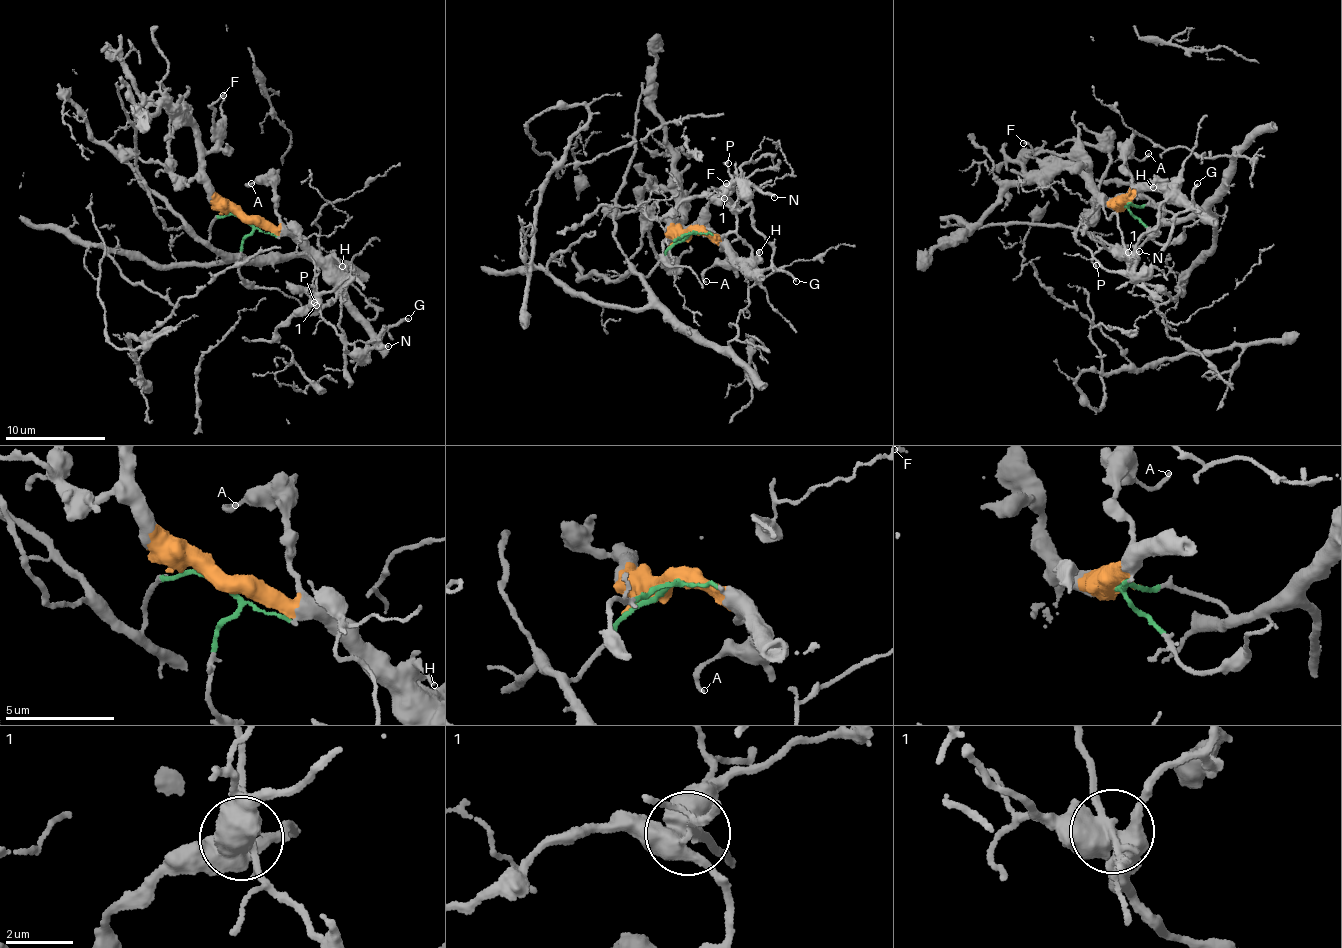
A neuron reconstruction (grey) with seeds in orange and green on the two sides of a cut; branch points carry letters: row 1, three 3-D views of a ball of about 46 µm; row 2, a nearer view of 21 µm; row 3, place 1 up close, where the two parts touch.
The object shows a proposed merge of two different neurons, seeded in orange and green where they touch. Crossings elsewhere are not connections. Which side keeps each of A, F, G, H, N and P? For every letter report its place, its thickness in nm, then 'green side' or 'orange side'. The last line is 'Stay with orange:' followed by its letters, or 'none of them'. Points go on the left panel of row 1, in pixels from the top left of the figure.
A: at (251, 183); 200 nm thick; orange side
F: at (223, 95); 180 nm thick; orange side
G: at (408, 318); 200 nm thick; orange side
H: at (342, 266); 240 nm thick; orange side
N: at (388, 346); 280 nm thick; orange side
P: at (314, 302); 150 nm thick; orange side
Stay with orange: A, F, G, H, N, P

